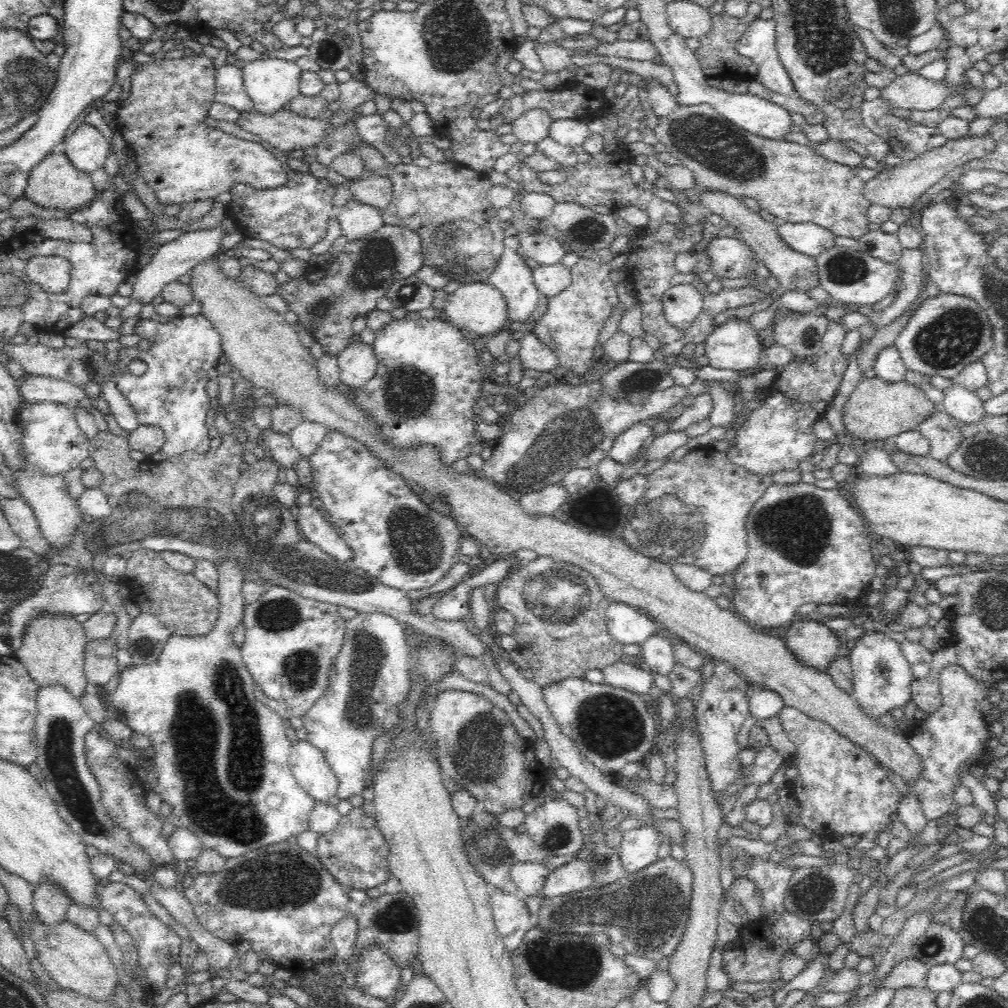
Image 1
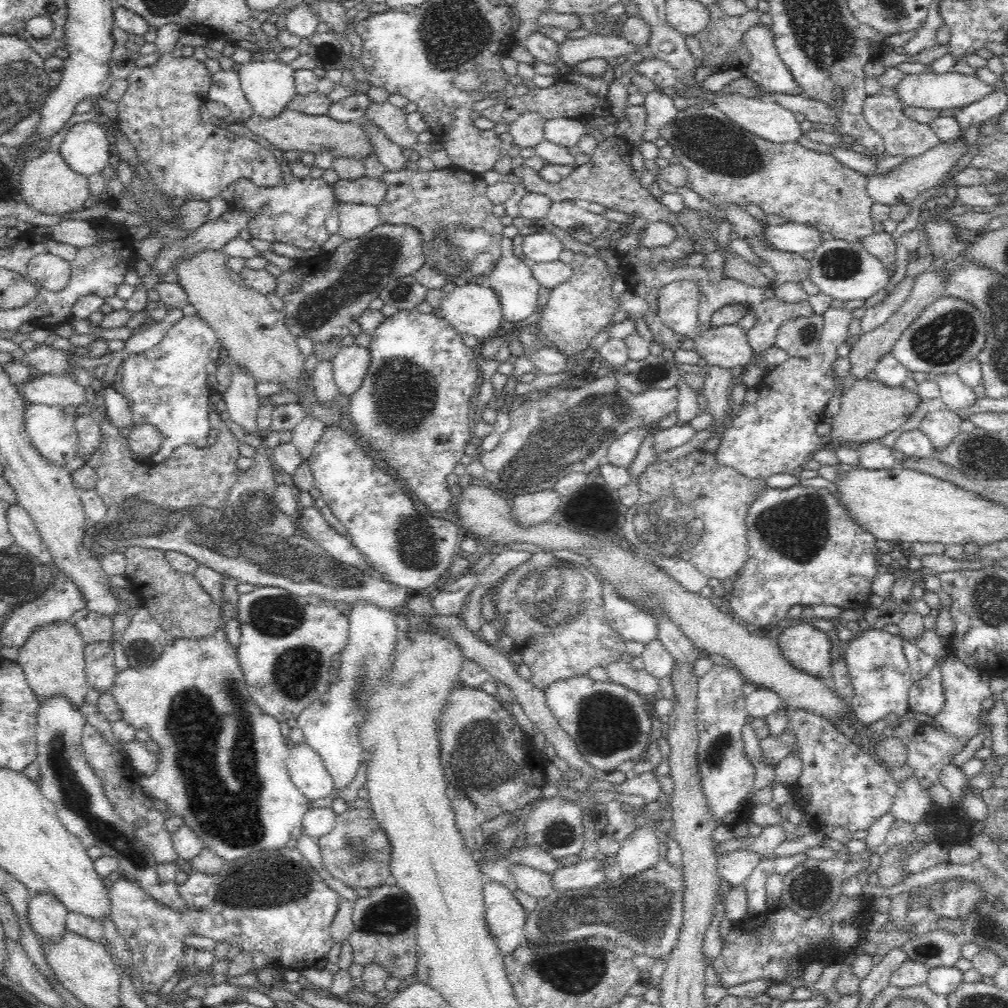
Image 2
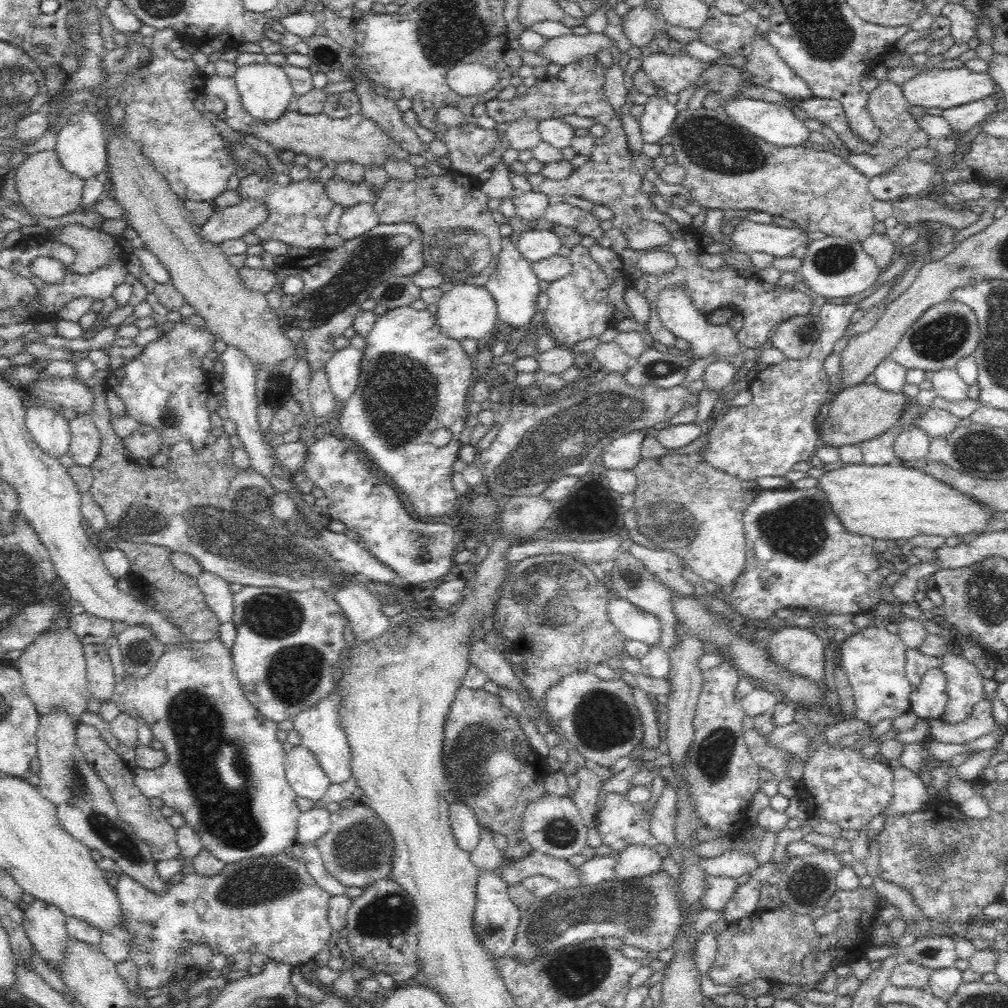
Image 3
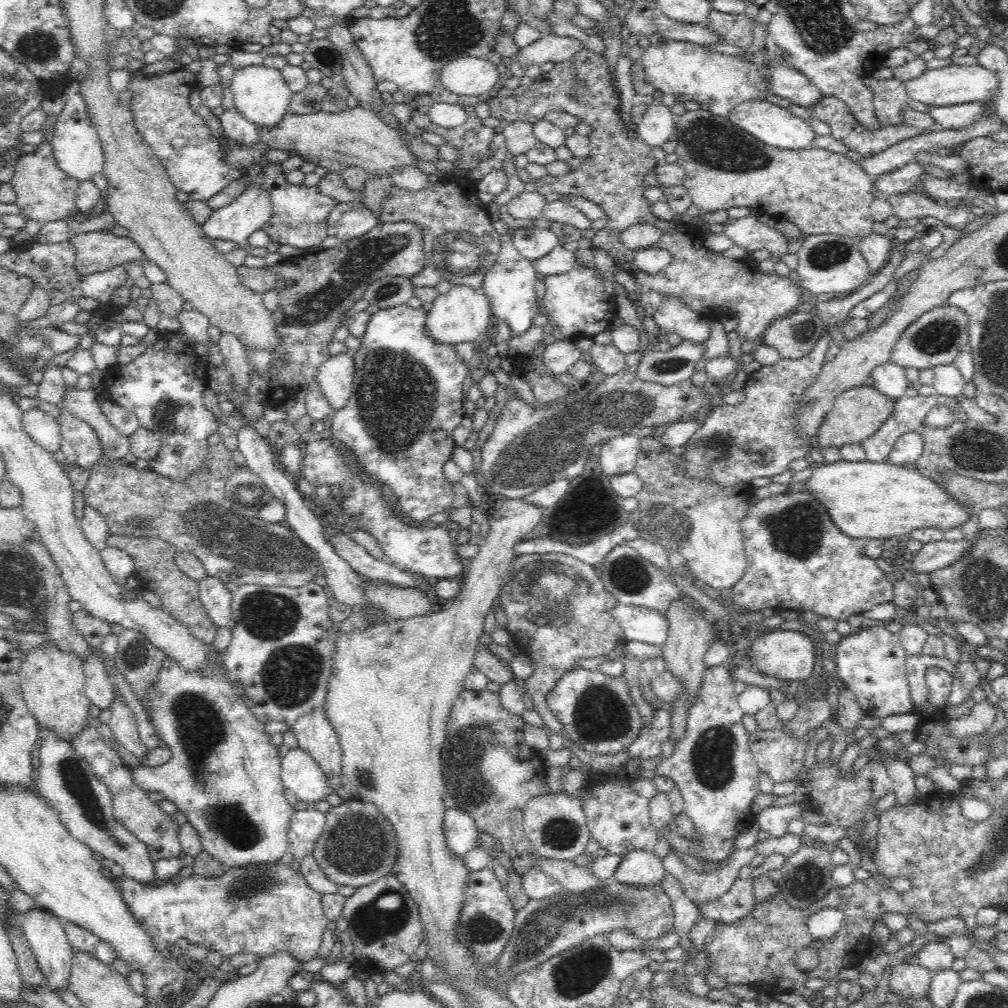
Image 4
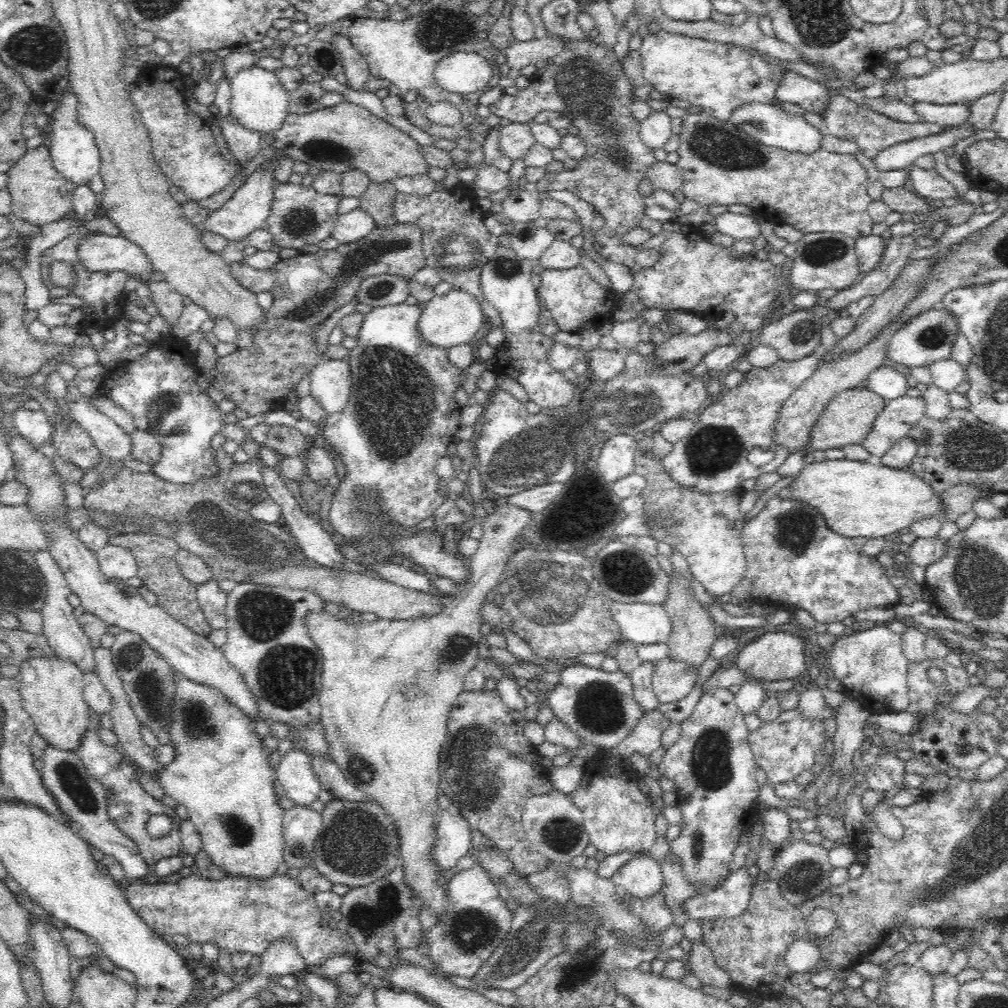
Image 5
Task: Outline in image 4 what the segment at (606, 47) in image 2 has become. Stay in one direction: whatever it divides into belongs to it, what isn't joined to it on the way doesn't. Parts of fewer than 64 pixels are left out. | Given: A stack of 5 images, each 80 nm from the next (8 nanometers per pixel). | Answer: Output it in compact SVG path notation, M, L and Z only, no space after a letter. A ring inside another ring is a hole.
M557 35L541 36L538 42L534 42L528 48L520 49L517 68L530 67L531 65L544 65L548 62L562 64L566 60L572 60L578 52L586 50L584 44L578 39L560 37Z

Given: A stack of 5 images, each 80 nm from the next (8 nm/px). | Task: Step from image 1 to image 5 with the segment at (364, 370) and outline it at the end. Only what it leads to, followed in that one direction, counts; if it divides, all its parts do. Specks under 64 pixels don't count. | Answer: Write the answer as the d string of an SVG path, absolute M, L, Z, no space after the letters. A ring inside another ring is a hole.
M347 358L324 359L309 376L310 394L328 414L340 412L352 392L351 368Z

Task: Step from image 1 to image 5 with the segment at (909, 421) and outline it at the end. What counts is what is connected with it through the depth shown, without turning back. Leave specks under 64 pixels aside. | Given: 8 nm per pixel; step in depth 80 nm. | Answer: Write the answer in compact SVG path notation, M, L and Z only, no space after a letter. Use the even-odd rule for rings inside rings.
M858 387L839 392L816 421L810 435L810 444L816 450L842 448L848 444L861 444L872 430L878 415L884 410L886 400L869 388Z

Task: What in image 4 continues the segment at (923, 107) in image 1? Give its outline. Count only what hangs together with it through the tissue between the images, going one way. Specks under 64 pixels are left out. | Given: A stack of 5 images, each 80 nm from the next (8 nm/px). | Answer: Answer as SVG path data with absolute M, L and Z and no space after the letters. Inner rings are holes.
M948 66L938 70L926 70L915 80L905 84L909 101L920 102L926 106L946 108L970 102L985 103L999 95L999 80L991 70L977 66Z

